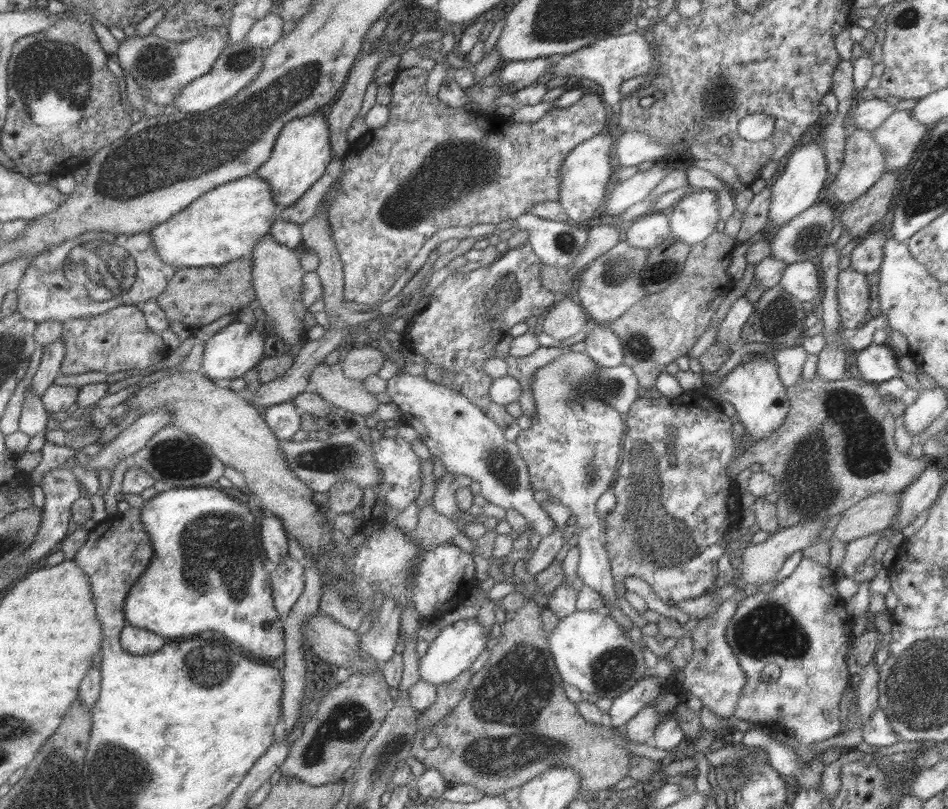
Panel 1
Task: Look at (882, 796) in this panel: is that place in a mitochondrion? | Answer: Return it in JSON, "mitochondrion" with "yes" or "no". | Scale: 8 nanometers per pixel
{"mitochondrion":"no"}

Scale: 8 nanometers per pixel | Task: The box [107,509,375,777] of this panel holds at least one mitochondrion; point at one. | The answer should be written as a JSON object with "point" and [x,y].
{"point":[195,670]}

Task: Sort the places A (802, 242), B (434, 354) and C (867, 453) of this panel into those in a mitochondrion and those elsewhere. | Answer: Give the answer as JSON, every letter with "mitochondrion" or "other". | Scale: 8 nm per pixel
{"A":"mitochondrion","B":"other","C":"mitochondrion"}

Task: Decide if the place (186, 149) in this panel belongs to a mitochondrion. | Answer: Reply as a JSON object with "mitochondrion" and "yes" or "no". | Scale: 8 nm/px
{"mitochondrion":"yes"}

